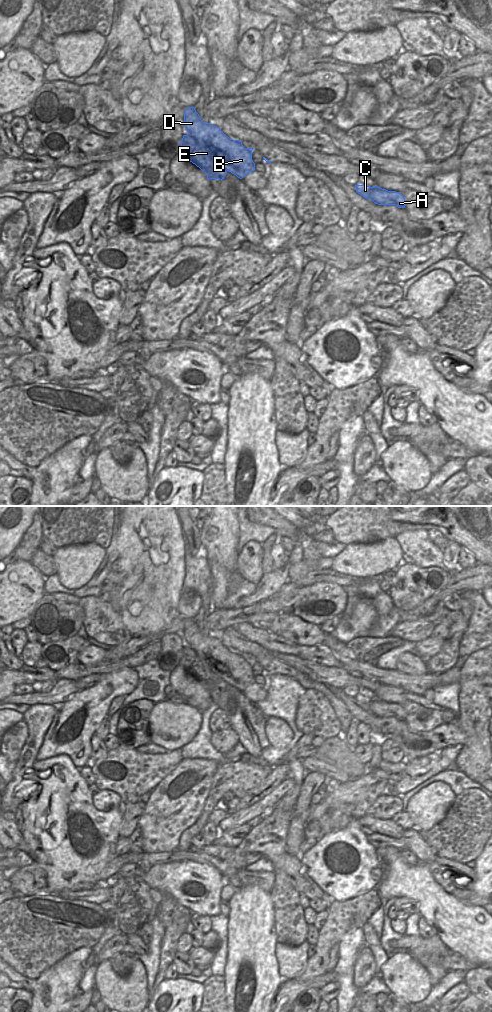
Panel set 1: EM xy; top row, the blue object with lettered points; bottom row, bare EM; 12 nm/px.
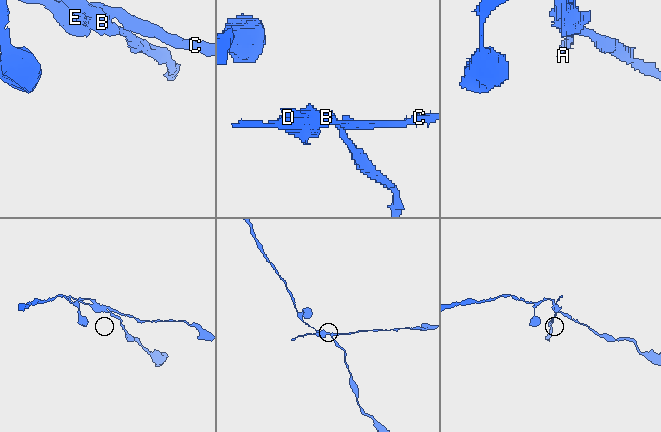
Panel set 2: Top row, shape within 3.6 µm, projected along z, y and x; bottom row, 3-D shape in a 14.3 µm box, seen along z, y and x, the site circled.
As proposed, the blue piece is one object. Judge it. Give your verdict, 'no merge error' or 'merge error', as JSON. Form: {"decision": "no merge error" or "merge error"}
{"decision": "merge error"}

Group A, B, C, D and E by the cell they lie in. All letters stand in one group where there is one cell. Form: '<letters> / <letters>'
A C E / B D

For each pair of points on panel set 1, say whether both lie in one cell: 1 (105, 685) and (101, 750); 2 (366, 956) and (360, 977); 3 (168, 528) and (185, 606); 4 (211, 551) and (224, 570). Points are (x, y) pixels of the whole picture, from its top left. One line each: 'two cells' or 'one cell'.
1: two cells
2: one cell
3: one cell
4: one cell

